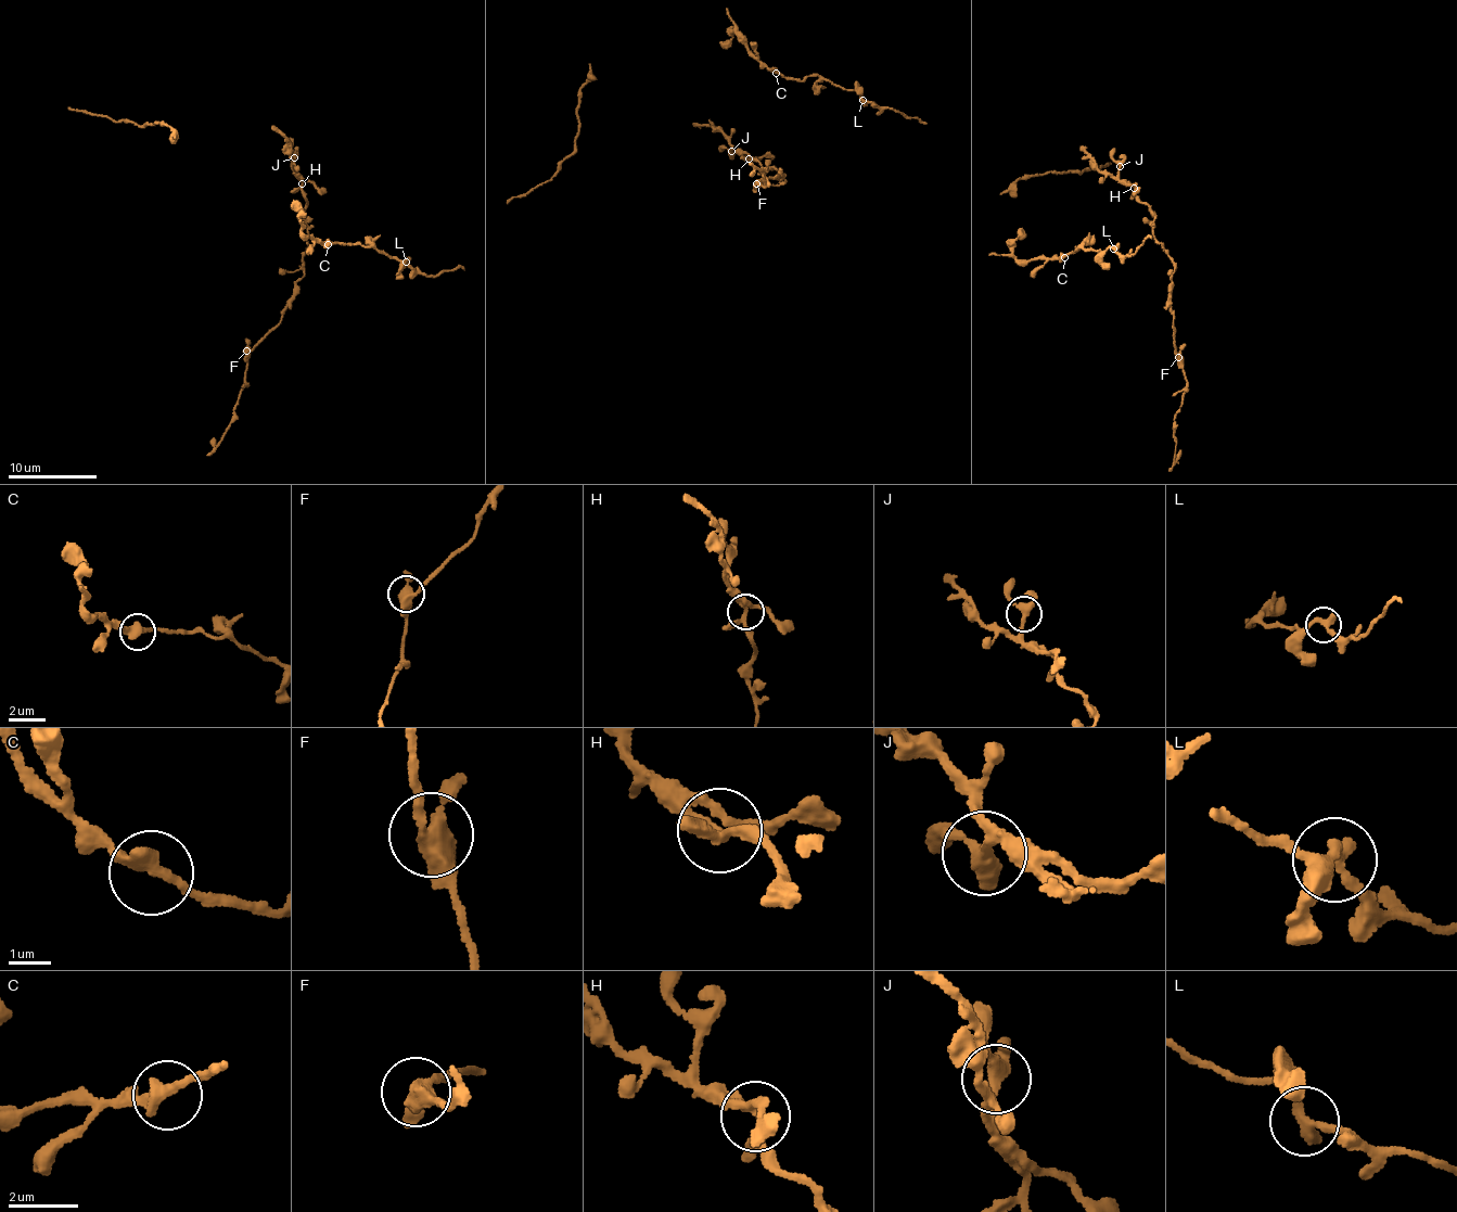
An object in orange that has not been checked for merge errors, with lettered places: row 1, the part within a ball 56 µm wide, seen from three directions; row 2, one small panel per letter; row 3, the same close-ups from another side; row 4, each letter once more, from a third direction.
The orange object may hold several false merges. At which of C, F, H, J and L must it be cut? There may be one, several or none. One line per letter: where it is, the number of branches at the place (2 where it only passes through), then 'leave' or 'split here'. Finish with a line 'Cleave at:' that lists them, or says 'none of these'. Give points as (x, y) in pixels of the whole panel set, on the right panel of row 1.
C: (1064, 257) | 2 | leave
F: (1178, 357) | 3 | leave
H: (1134, 188) | 4 | leave
J: (1120, 166) | 3 | leave
L: (1113, 249) | 2 | leave
Cleave at: none of these

